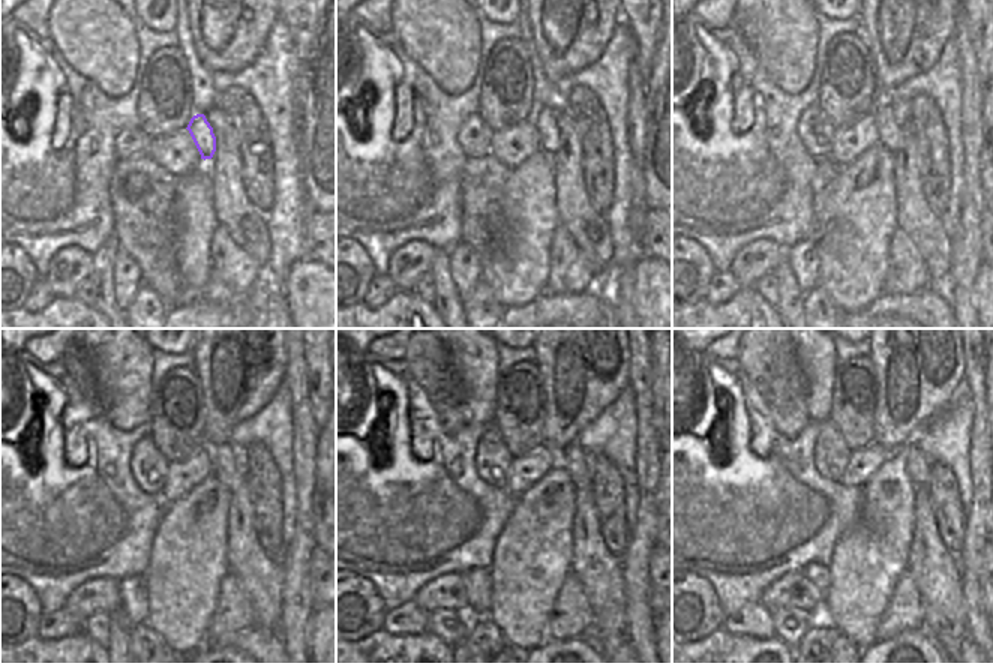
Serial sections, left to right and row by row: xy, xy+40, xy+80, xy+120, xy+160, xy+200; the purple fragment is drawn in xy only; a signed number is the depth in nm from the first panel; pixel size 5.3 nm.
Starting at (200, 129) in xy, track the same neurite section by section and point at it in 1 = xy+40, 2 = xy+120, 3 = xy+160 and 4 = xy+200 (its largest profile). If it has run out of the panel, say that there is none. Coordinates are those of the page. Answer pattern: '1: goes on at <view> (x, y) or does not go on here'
1: goes on at xy+40 (545, 120)
2: goes on at xy+120 (228, 462)
3: goes on at xy+160 (578, 464)
4: goes on at xy+200 (917, 465)

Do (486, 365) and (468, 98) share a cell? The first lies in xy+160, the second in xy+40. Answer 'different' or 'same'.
different

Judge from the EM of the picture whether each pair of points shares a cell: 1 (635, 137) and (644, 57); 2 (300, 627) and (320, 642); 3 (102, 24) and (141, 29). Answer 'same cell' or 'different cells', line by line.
1: different cells
2: different cells
3: different cells

